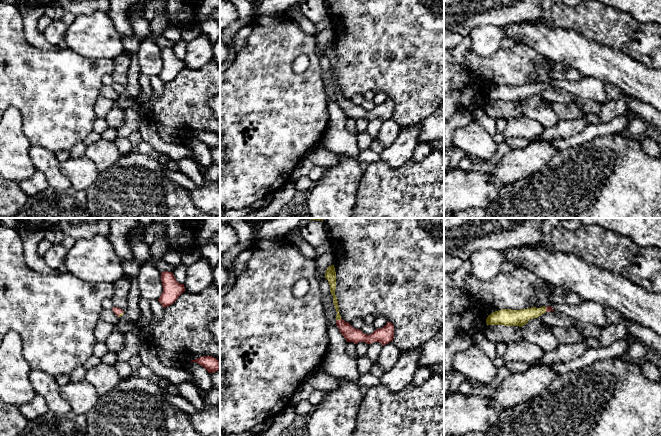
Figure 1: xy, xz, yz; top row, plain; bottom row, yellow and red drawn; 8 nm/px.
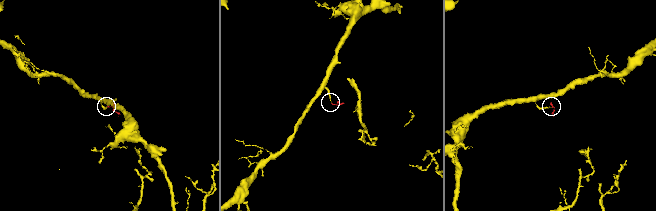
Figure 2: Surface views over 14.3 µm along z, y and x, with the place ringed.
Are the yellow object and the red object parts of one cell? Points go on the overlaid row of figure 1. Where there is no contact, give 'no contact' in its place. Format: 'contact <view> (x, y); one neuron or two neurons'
contact xz (338, 319); one neuron

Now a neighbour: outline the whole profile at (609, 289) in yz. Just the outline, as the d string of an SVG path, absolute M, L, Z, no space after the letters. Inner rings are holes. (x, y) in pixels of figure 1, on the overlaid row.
M542 246L514 247L503 251L506 262L527 269L551 286L564 287L583 300L594 301L603 308L612 308L627 320L648 327L661 336L661 294L654 293L635 285L619 273L608 271L572 254Z

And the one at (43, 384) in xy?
M31 370L29 380L35 393L44 398L50 411L58 414L66 414L71 411L70 404L61 398L60 386L54 377L40 370Z

